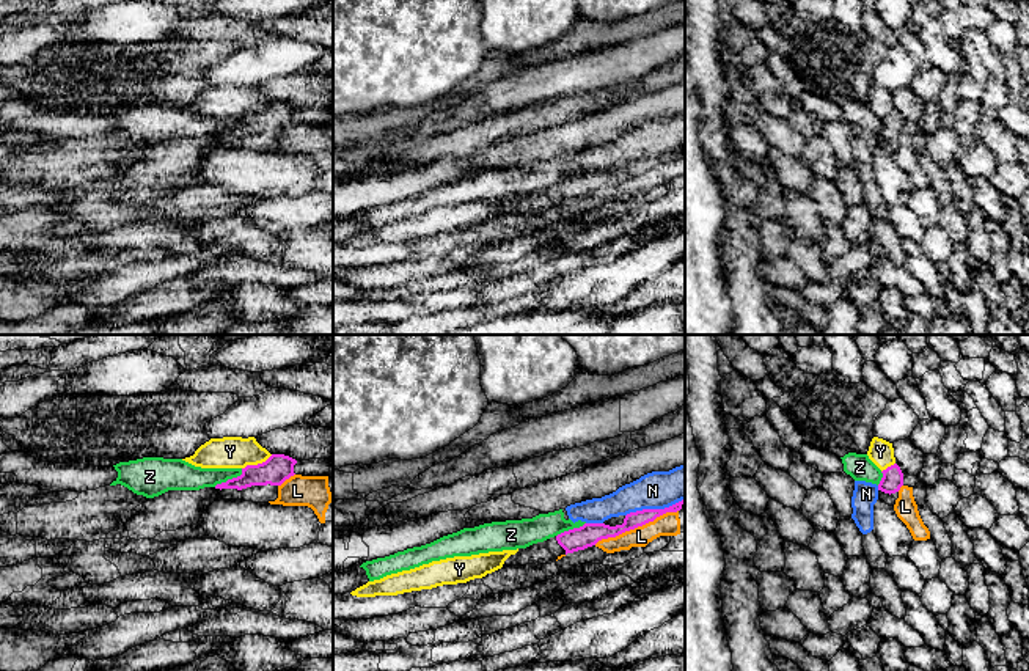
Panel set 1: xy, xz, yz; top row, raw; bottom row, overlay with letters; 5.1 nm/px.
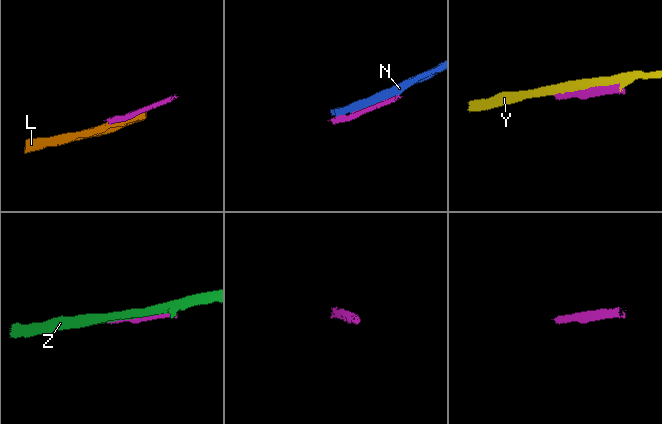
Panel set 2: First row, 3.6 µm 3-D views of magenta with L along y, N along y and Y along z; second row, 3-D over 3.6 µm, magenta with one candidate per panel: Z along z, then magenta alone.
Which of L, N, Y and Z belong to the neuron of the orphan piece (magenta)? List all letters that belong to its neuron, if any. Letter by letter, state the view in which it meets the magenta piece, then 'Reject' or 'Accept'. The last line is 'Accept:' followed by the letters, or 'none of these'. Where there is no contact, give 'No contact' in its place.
L: Touches magenta in xz. Reject
N: Touches magenta in xz. Reject
Y: Touches magenta in xy. Reject
Z: Touches magenta in xy. Reject
Accept: none of these

